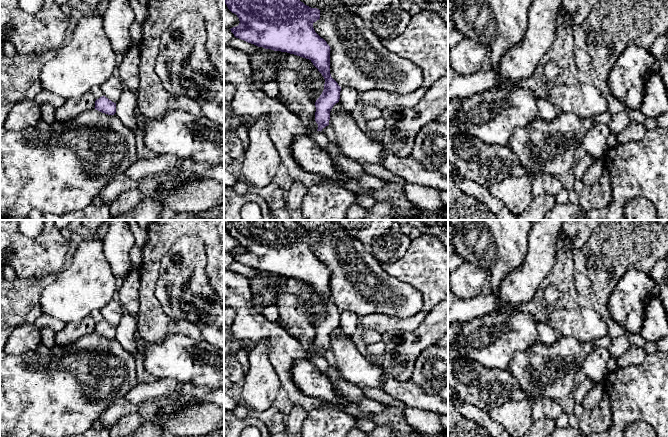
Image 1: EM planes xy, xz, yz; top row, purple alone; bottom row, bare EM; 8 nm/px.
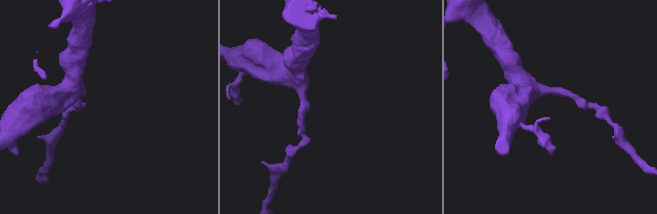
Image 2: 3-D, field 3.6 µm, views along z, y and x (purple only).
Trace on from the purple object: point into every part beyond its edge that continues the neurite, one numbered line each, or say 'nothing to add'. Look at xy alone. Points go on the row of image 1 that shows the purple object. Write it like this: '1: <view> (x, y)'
nothing to add

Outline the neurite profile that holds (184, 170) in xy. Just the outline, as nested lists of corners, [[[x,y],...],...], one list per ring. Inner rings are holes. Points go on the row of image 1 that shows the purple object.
[[[189,159],[178,160],[171,171],[170,178],[163,185],[165,189],[174,189],[179,183],[189,179],[214,179],[224,183],[224,164],[222,163],[210,165]]]

